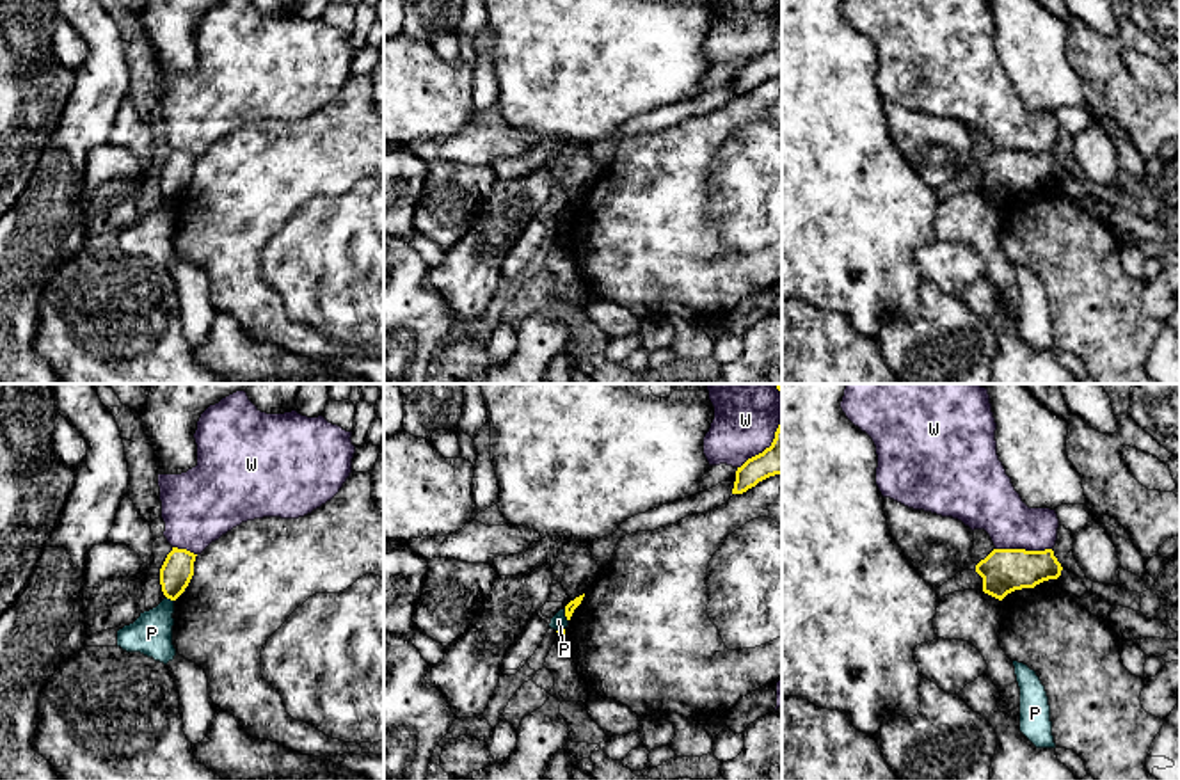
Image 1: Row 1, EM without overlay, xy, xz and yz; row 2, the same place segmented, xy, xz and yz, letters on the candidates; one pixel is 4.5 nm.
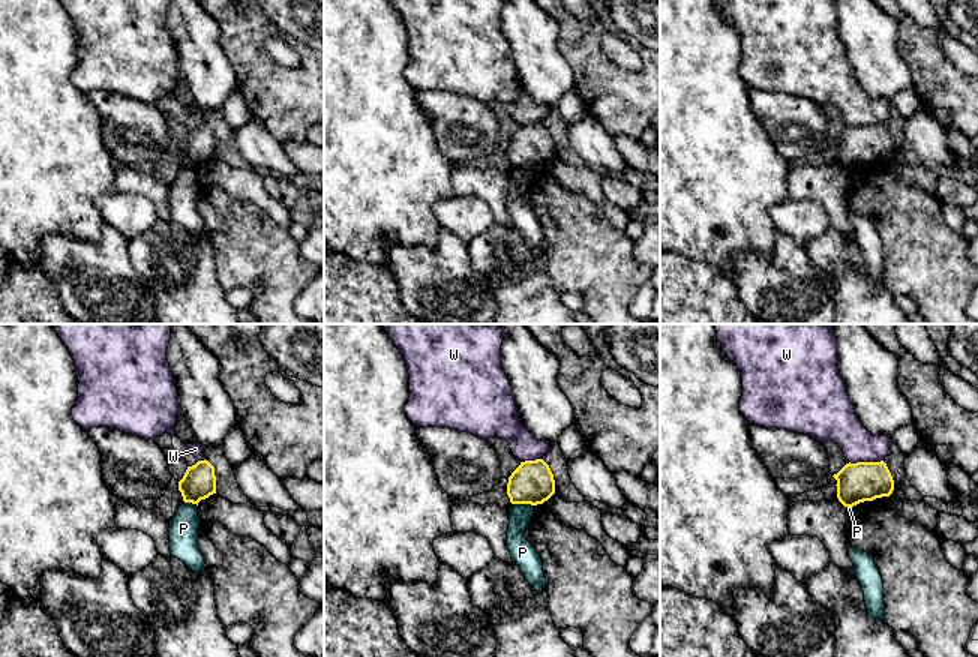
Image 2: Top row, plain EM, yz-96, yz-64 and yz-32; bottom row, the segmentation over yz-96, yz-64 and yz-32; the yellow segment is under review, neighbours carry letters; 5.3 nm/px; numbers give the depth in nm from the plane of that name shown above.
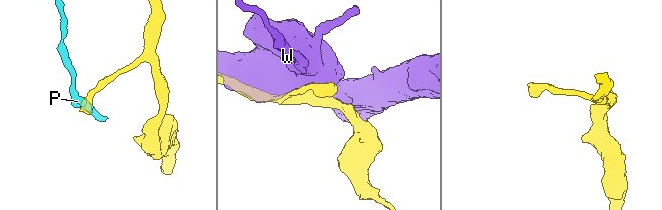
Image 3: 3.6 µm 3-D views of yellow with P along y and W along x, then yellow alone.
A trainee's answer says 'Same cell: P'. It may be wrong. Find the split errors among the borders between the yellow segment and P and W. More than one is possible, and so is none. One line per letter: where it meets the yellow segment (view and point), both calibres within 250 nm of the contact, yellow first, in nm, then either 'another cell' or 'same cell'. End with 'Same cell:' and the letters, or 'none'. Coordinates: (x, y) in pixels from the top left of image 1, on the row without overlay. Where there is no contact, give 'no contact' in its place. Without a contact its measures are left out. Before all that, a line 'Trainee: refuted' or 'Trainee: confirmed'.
Trainee: refuted
P: meets yellow in xz at (566, 217); 50 nm thick on the yellow side, 70 nm on the other; another cell
W: meets yellow in yz at (1024, 151); 200 nm thick on the yellow side, 240 nm on the other; another cell
Same cell: none

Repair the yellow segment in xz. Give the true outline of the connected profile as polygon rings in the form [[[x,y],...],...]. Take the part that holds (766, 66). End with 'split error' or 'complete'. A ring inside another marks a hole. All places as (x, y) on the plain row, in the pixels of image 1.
[[[782,21],[771,48],[738,69],[732,96],[743,96],[775,76],[782,76]]] | complete

